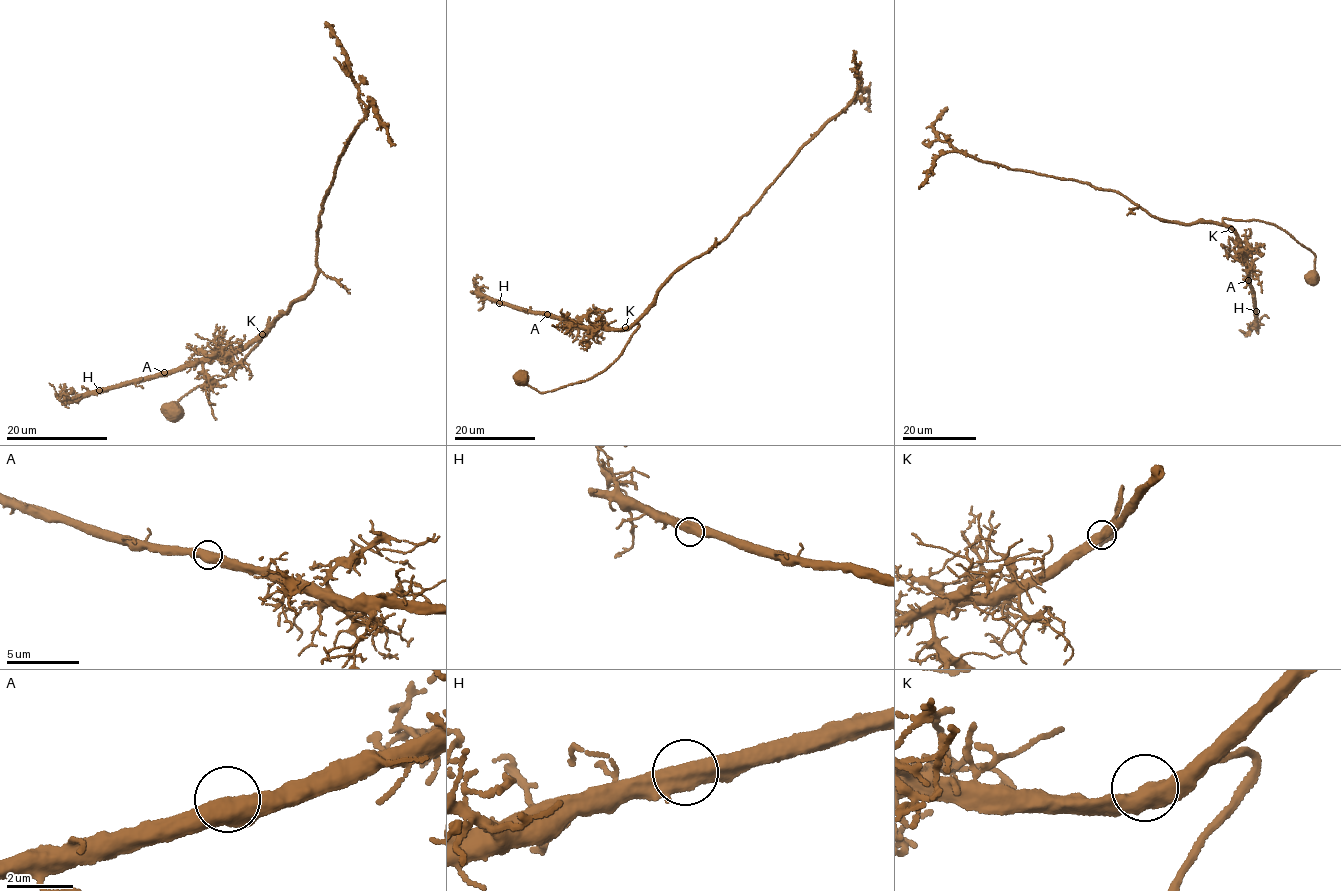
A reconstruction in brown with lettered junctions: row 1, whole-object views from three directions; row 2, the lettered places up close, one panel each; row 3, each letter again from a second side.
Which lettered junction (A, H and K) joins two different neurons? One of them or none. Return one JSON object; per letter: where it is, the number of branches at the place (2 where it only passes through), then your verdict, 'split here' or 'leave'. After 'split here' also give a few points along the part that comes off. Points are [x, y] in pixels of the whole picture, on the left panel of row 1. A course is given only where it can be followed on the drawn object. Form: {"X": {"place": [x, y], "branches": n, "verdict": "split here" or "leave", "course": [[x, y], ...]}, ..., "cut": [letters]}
{"A": {"place": [164, 372], "branches": 2, "verdict": "leave"}, "H": {"place": [99, 390], "branches": 2, "verdict": "leave"}, "K": {"place": [262, 334], "branches": 2, "verdict": "leave"}, "cut": []}

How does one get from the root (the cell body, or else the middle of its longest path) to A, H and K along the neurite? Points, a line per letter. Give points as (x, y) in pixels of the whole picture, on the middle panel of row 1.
A: (520, 377), (542, 392), (592, 378), (618, 358), (639, 324), (617, 330), (584, 330), (547, 314)
H: (520, 377), (542, 392), (592, 378), (618, 358), (639, 324), (617, 330), (584, 330), (561, 319), (499, 303)
K: (520, 377), (520, 374), (527, 385), (542, 392), (592, 378), (618, 358), (639, 324), (625, 328)

